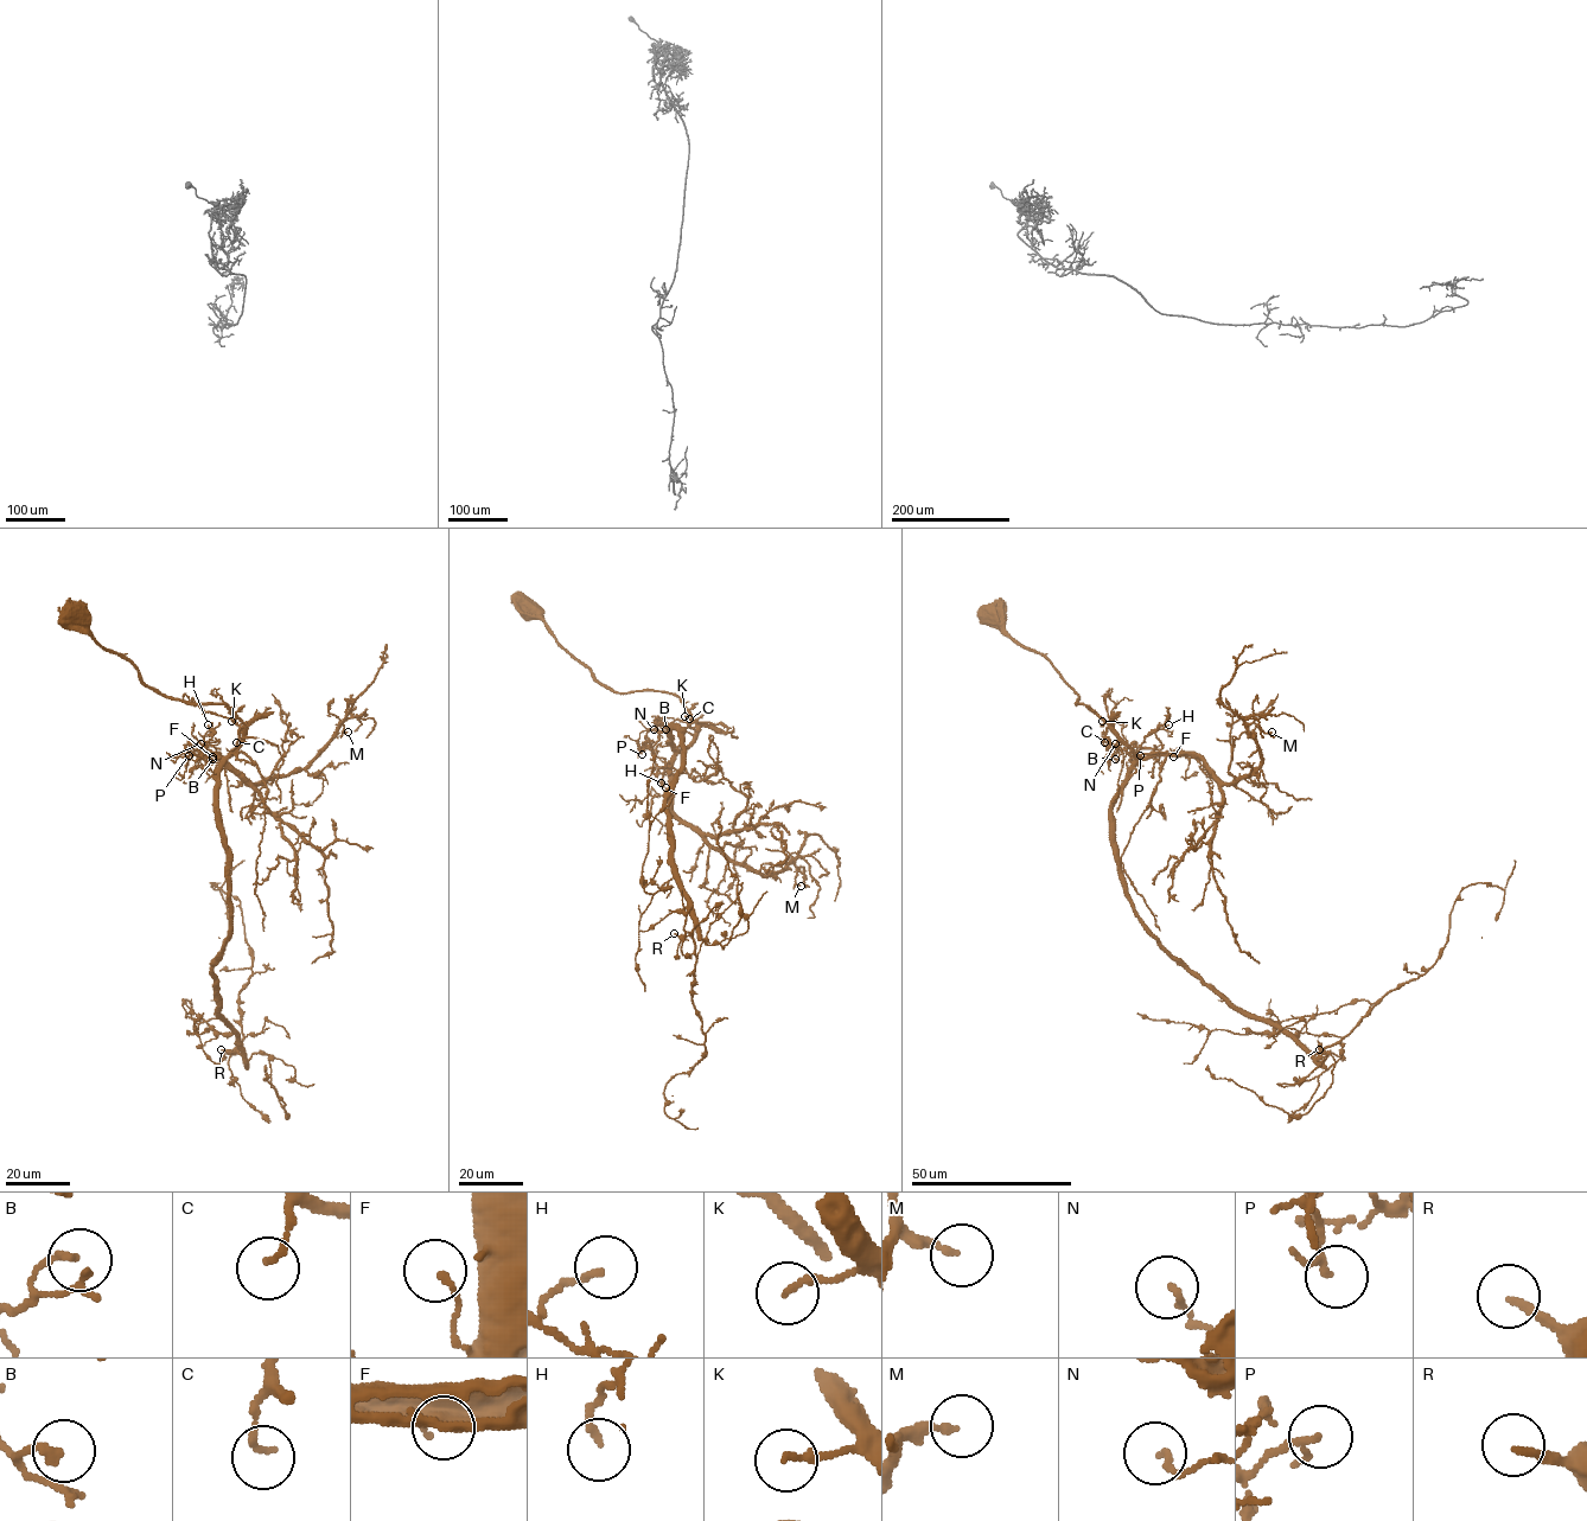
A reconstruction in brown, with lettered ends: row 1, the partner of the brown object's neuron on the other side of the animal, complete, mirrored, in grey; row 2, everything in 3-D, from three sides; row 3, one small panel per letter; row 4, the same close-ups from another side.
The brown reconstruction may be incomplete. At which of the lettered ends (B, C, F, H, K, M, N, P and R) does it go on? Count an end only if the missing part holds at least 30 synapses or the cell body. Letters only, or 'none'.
R

